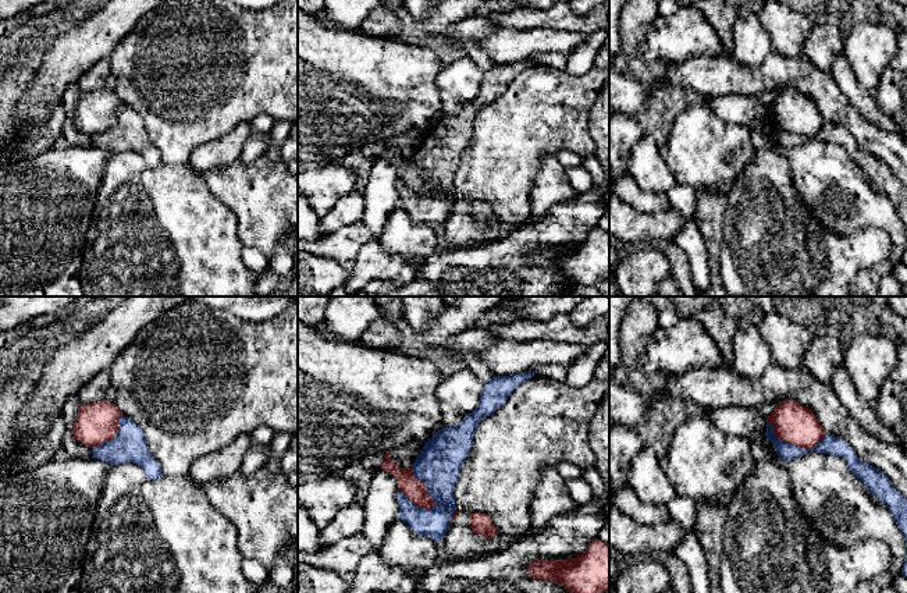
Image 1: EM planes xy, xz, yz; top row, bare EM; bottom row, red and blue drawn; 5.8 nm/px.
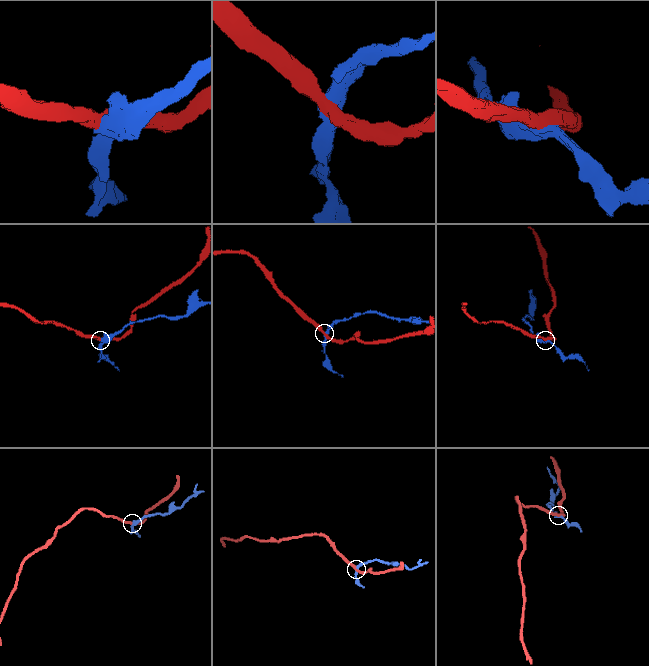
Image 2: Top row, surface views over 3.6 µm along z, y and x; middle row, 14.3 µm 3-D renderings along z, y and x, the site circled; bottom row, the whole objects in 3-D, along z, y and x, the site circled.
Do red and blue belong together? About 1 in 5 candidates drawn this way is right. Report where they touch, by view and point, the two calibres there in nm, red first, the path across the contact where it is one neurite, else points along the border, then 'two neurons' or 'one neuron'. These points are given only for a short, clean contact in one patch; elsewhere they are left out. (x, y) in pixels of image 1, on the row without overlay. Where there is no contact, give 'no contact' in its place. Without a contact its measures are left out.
meets red in xz at (426, 176); 120 nm thick on the red side, 260 nm on the other; two neurons

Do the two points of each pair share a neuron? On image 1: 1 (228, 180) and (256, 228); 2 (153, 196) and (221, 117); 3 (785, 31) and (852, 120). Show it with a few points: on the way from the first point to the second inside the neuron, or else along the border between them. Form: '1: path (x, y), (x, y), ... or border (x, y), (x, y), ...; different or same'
1: path (241, 192), (256, 208), (256, 216); same
2: border (163, 162), (185, 166); different
3: border (774, 50), (785, 57), (801, 57); different

